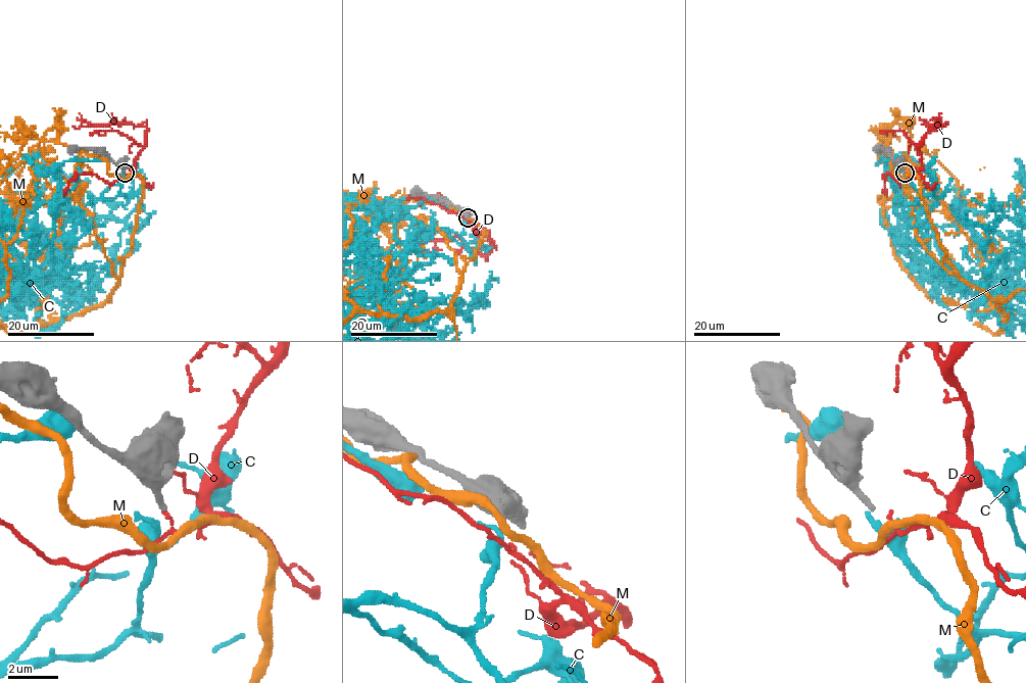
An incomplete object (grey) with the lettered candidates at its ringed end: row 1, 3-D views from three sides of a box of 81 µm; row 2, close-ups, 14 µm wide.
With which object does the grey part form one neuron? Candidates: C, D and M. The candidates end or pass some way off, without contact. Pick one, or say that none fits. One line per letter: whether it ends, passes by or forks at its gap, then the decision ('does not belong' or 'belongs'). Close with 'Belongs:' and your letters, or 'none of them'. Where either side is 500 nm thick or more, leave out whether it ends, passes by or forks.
C: it ends there; does not belong
D: it passes by; does not belong
M: it passes by; does not belong
Belongs: none of them

